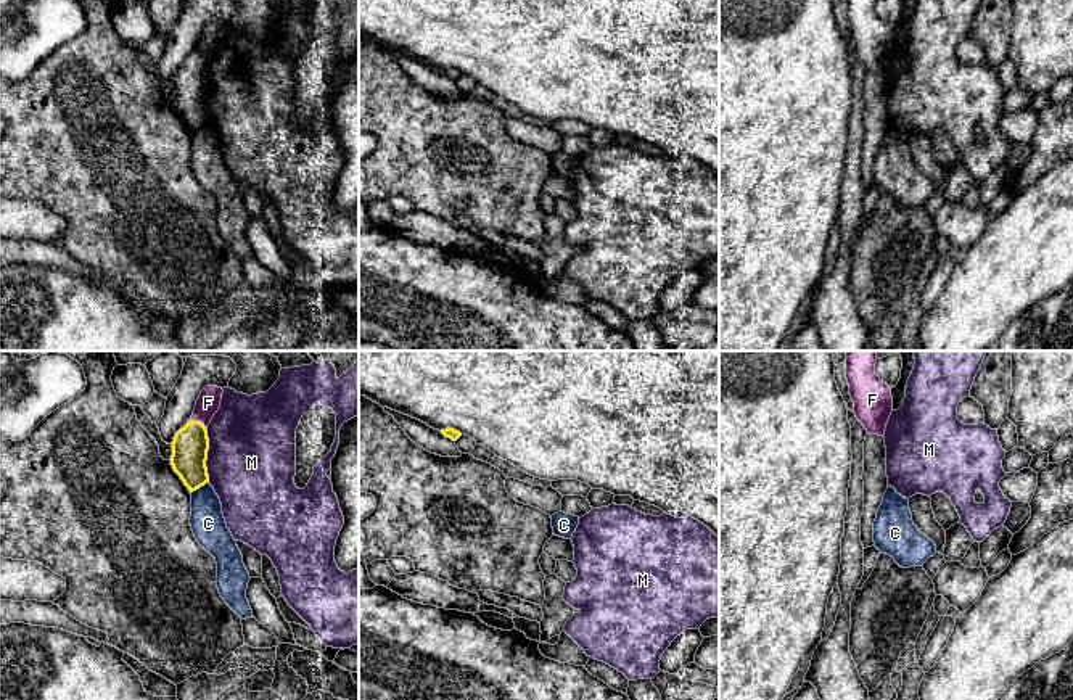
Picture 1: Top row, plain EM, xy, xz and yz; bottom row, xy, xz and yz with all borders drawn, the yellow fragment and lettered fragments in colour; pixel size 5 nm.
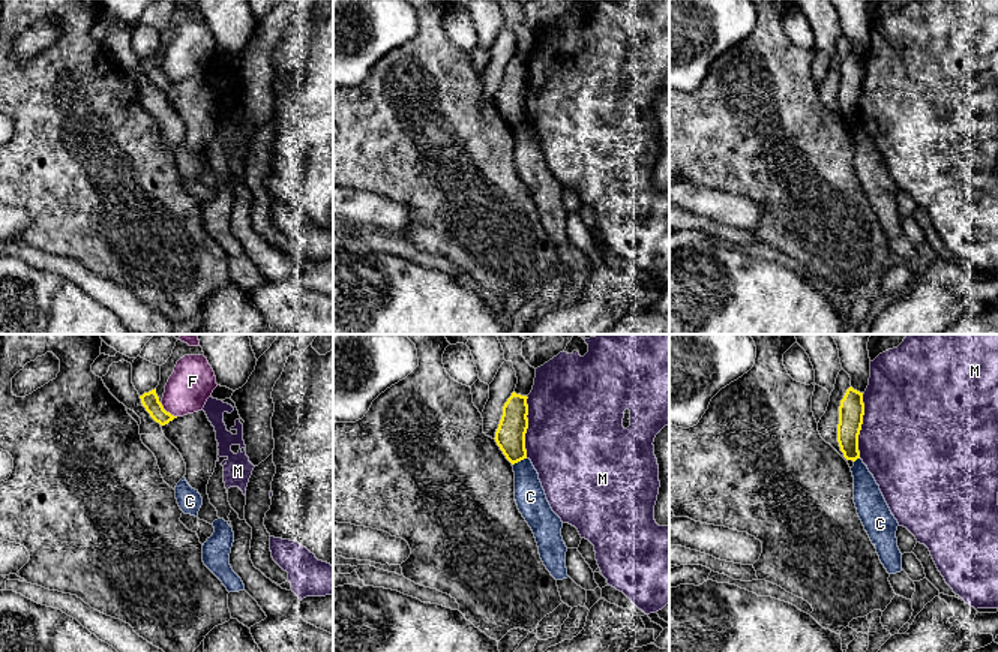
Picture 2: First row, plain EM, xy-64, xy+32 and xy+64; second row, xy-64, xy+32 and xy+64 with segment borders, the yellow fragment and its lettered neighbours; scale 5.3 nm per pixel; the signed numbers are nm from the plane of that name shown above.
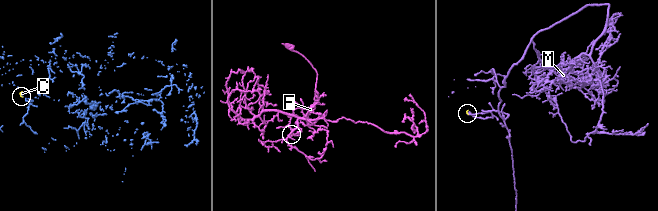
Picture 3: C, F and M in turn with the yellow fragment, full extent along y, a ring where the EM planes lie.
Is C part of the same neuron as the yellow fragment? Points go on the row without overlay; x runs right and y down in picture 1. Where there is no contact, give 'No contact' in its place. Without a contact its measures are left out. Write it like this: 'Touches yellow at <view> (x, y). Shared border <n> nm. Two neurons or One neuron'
Touches yellow at xy (198, 127). Shared border 110 nm. One neuron

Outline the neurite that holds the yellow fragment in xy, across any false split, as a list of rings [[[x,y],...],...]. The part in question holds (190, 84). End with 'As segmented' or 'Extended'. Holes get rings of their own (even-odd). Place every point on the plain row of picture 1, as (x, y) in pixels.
[[[188,61],[172,80],[171,105],[191,134],[191,171],[217,203],[217,229],[225,243],[241,257],[253,257],[246,238],[249,212],[227,167],[222,143],[208,114],[209,77],[204,63]]]. Extended

